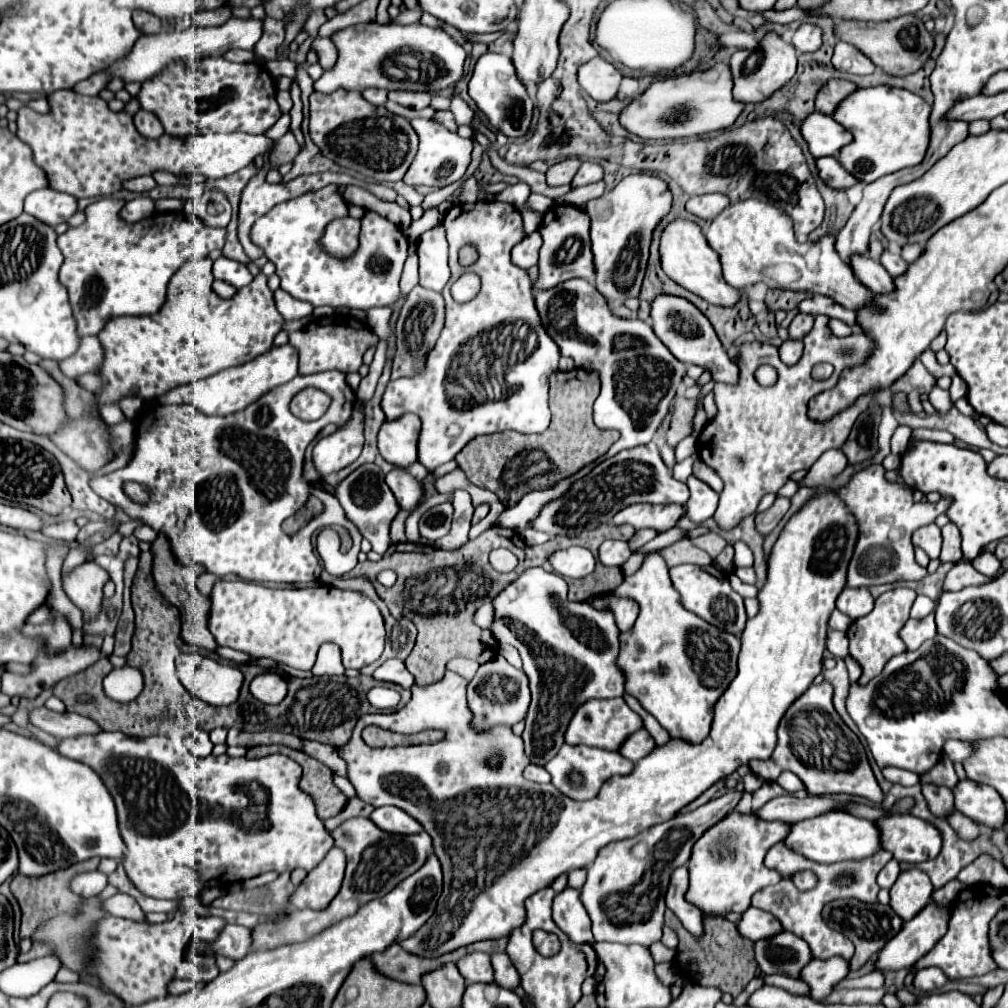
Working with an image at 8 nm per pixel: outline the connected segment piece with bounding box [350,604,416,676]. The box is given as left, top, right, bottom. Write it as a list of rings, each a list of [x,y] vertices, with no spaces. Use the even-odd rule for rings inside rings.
[[[382,604],[382,616],[386,620],[386,650],[384,654],[376,660],[376,664],[370,664],[362,670],[354,670],[350,672],[352,676],[360,676],[360,674],[372,674],[380,664],[384,664],[390,658],[398,658],[398,660],[406,660],[408,654],[414,648],[414,640],[416,640],[416,628],[412,622],[408,620],[396,620],[392,618],[392,614],[388,612],[386,604]]]

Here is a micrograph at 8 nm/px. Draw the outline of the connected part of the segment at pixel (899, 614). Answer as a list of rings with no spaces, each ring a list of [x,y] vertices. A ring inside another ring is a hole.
[[[910,588],[888,590],[886,594],[876,598],[876,606],[868,616],[854,620],[850,624],[850,628],[846,632],[848,640],[850,640],[850,656],[862,668],[862,676],[860,676],[858,684],[866,686],[872,678],[876,678],[884,670],[884,666],[888,664],[890,658],[906,652],[906,644],[900,638],[900,630],[906,624],[906,620],[910,618],[910,608],[912,608],[914,598],[916,598],[916,592]]]

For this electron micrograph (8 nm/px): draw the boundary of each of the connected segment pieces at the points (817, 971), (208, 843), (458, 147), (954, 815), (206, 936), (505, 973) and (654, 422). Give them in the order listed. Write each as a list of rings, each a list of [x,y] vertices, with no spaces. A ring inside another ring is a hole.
[[[834,956],[828,960],[814,958],[806,970],[802,970],[802,980],[814,990],[814,1000],[822,1000],[832,992],[832,986],[846,978],[850,972],[850,962],[846,958]]]
[[[98,732],[98,734],[88,734],[88,736],[74,736],[74,738],[66,738],[60,742],[58,752],[66,758],[84,762],[88,766],[92,766],[106,782],[106,788],[110,790],[114,802],[116,802],[116,810],[118,810],[118,822],[120,822],[120,830],[122,830],[122,838],[126,842],[126,860],[124,860],[124,868],[128,878],[134,882],[134,886],[144,892],[150,898],[168,898],[168,900],[182,900],[188,896],[200,896],[202,888],[206,886],[222,886],[222,884],[232,884],[238,880],[246,880],[252,876],[260,876],[268,870],[276,870],[276,872],[292,872],[296,868],[304,868],[306,872],[314,870],[322,858],[326,856],[326,852],[334,846],[332,836],[328,834],[328,830],[324,828],[322,820],[316,816],[316,808],[312,798],[302,792],[298,788],[300,776],[302,776],[302,768],[288,756],[284,754],[270,754],[264,758],[256,758],[256,760],[248,760],[248,758],[232,758],[228,754],[222,756],[206,756],[206,758],[196,758],[192,754],[188,756],[178,756],[172,748],[170,748],[170,740],[166,736],[150,736],[150,738],[130,738],[124,736],[122,732]],[[202,802],[210,804],[212,810],[202,810],[200,806],[204,806]]]
[[[412,118],[412,128],[416,130],[420,144],[418,152],[404,176],[404,182],[408,186],[430,186],[430,188],[442,188],[448,184],[456,184],[464,178],[466,168],[470,166],[470,154],[472,154],[472,140],[460,138],[456,132],[450,132],[440,122],[432,118]]]
[[[952,810],[948,816],[946,816],[948,824],[954,826],[954,830],[958,832],[958,836],[962,840],[976,840],[978,838],[978,824],[972,822],[970,818],[966,818],[962,812],[958,810]]]
[[[208,916],[208,918],[200,918],[198,920],[198,926],[202,926],[202,940],[208,940],[208,942],[214,942],[220,932],[224,930],[228,922],[224,918],[218,918],[218,916]]]
[[[500,952],[492,954],[492,966],[494,966],[494,978],[498,986],[506,990],[514,990],[520,986],[520,974],[510,962],[508,954],[500,954]]]
[[[574,278],[574,280],[562,282],[562,284],[554,286],[554,288],[538,290],[536,292],[536,302],[538,302],[538,312],[542,314],[542,322],[544,322],[548,334],[554,338],[554,342],[558,342],[562,356],[570,356],[574,360],[574,368],[596,372],[600,376],[602,388],[600,388],[598,400],[594,402],[594,422],[600,428],[618,430],[620,440],[616,444],[612,444],[612,448],[604,456],[585,466],[572,477],[559,481],[554,486],[550,486],[548,490],[538,490],[538,492],[526,494],[516,506],[506,508],[498,517],[497,524],[504,528],[512,528],[512,530],[522,530],[522,532],[532,528],[532,520],[538,518],[544,504],[548,504],[548,502],[552,502],[552,500],[566,493],[574,482],[588,474],[596,464],[613,457],[614,454],[618,454],[624,448],[636,448],[636,446],[648,444],[653,438],[653,435],[650,435],[650,426],[658,426],[658,420],[666,418],[666,410],[674,400],[682,378],[686,376],[686,364],[670,354],[670,350],[656,338],[656,334],[652,332],[652,328],[644,320],[616,316],[608,308],[606,298],[588,280]]]

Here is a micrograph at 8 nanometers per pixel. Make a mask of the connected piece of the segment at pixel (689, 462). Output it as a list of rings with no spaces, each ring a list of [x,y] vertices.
[[[696,452],[696,454],[688,456],[688,458],[682,462],[677,462],[673,467],[674,478],[680,480],[680,482],[686,482],[686,478],[692,474],[692,466],[694,466],[694,462],[698,462],[698,460],[700,460],[700,456],[698,456],[698,452]]]

